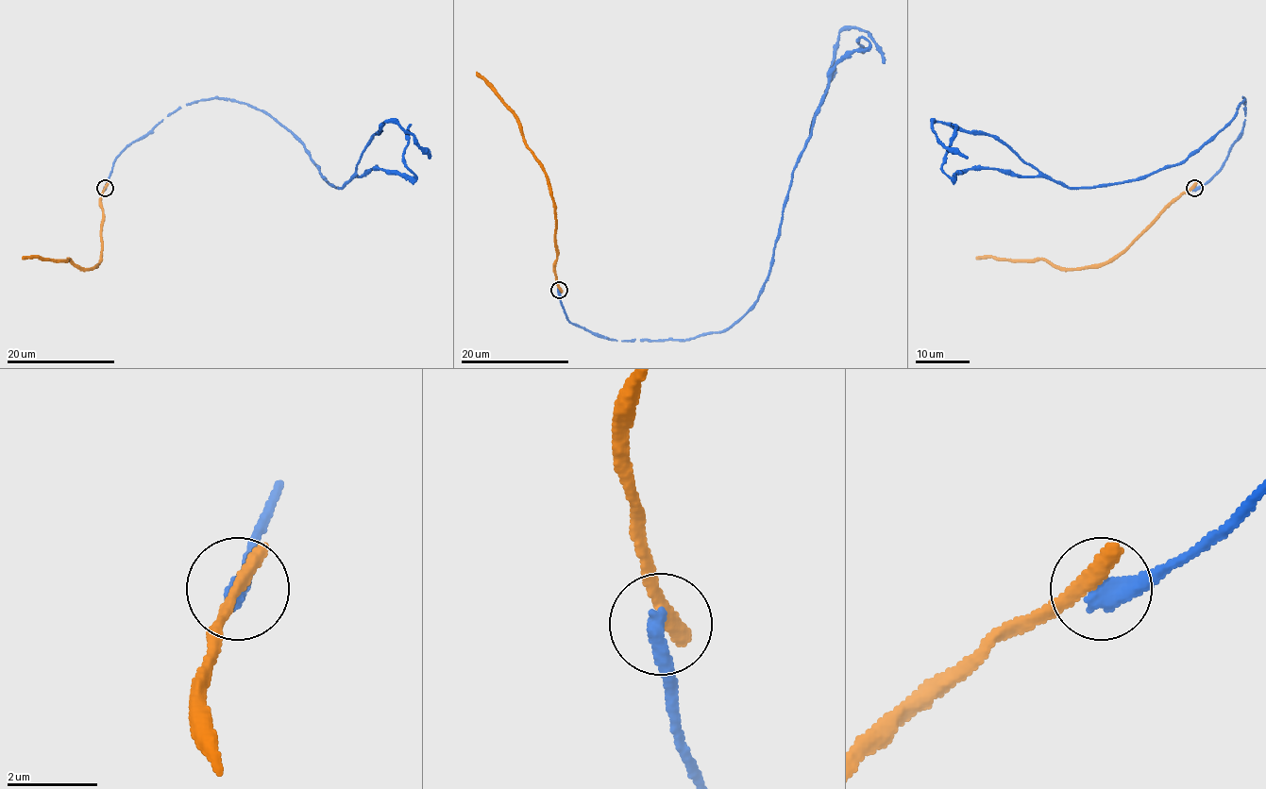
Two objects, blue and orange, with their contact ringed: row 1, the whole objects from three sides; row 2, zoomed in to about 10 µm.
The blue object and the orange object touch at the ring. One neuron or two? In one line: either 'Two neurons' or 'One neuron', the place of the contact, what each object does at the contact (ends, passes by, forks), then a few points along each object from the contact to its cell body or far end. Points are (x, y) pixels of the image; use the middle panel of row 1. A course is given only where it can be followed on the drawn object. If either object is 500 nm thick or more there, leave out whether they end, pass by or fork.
Two neurons. Place: (559, 290). At the ring blue ends. At the ring orange ends. Course of blue: (558, 290), (570, 322), (607, 338), (724, 331), (768, 279), (839, 34), (863, 29), (884, 63). Course of orange: (560, 290), (554, 270), (557, 258), (556, 210), (547, 176), (525, 140), (516, 116), (476, 72)

